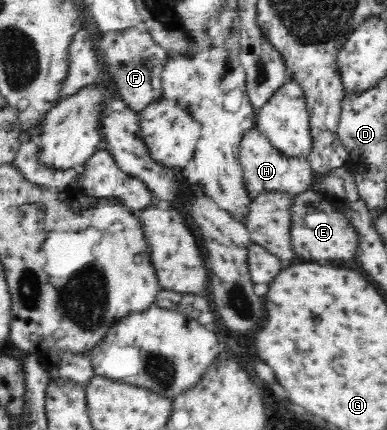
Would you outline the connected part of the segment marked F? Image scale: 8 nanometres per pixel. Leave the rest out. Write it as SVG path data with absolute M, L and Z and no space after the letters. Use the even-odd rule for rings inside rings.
M136 28L124 32L106 32L100 40L100 54L106 60L106 76L114 81L117 96L132 110L140 113L148 104L164 97L162 72L168 62L168 52L148 32L138 32Z

